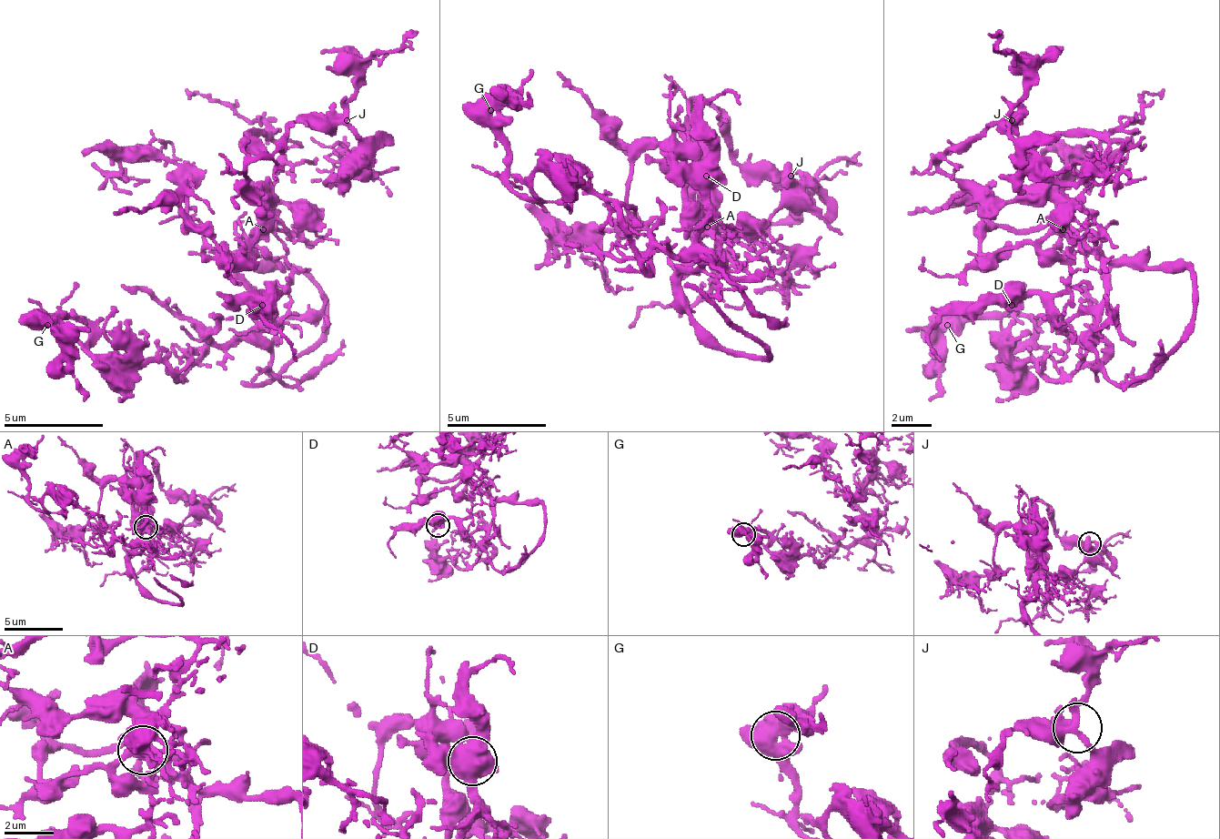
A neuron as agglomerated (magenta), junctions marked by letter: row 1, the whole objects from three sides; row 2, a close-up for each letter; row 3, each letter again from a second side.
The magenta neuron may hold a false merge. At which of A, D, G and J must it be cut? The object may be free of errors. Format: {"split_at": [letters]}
{"split_at": []}

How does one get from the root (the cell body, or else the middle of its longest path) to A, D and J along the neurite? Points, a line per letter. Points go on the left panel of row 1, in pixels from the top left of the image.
A: (247, 255), (252, 250), (252, 240), (262, 230)
D: (247, 255), (237, 265), (237, 280), (247, 290), (252, 315), (257, 320), (267, 310), (267, 295), (262, 305)
J: (247, 255), (262, 200), (247, 186), (247, 166), (267, 160), (297, 120), (347, 120)

